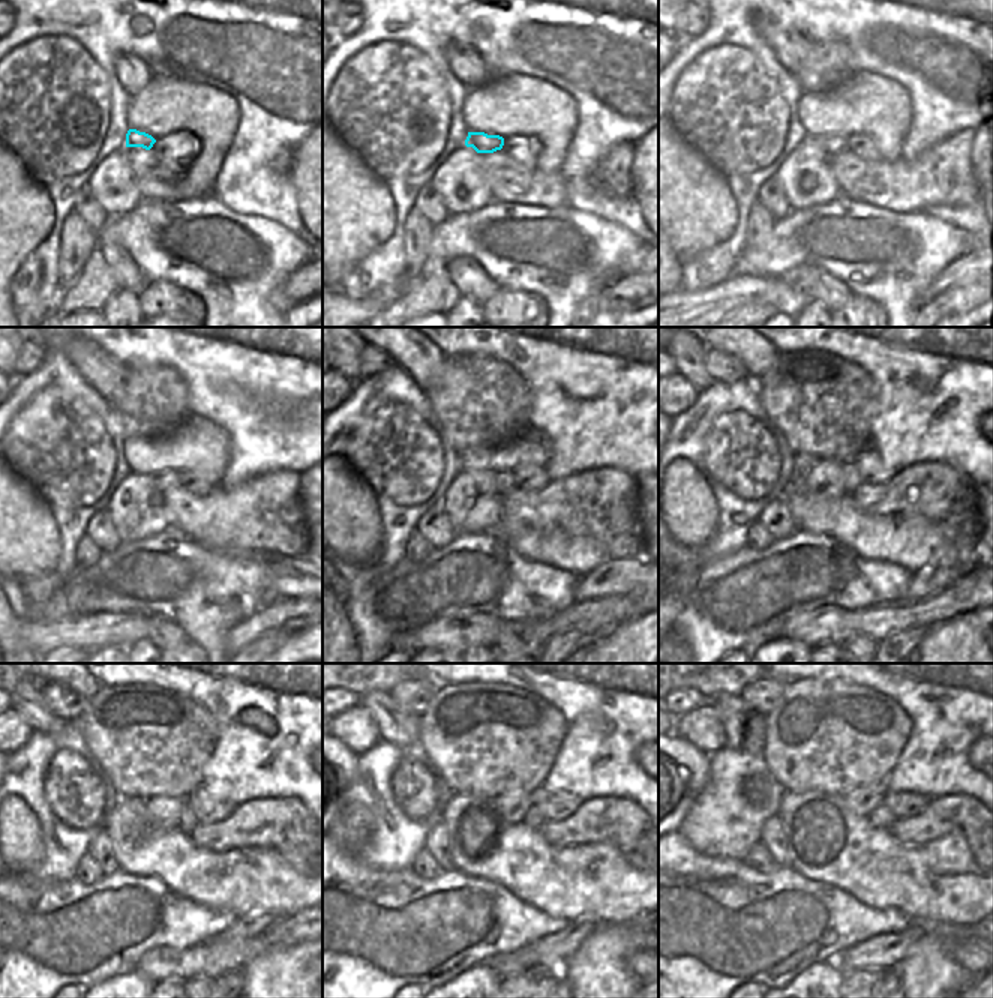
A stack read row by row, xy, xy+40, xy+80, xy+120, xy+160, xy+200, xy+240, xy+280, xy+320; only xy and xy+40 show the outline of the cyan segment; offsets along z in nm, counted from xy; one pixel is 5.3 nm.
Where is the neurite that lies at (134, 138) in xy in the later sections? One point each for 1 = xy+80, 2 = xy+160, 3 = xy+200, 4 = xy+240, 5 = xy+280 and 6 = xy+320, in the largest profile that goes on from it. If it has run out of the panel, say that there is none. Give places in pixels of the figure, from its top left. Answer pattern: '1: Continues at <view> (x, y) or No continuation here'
1: Continues at xy+80 (831, 144)
2: Continues at xy+160 (504, 479)
3: Continues at xy+200 (852, 479)
4: Continues at xy+240 (188, 821)
5: Continues at xy+280 (533, 818)
6: Continues at xy+320 (882, 818)

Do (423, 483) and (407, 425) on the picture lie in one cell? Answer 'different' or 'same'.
same

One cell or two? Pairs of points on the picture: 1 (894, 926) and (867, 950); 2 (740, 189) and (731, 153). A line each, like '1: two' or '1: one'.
1: two
2: two

